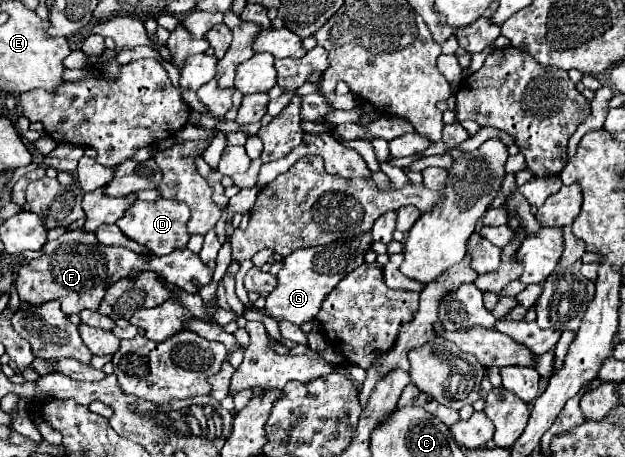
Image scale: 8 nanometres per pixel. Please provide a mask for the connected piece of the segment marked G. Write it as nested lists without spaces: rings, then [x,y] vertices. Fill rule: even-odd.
[[[358,234],[358,238],[336,240],[324,246],[300,248],[284,258],[284,266],[278,272],[278,284],[266,298],[266,312],[274,320],[288,320],[292,324],[304,324],[312,320],[324,302],[324,298],[334,290],[334,286],[358,266],[364,264],[364,254],[370,250],[370,234]]]

